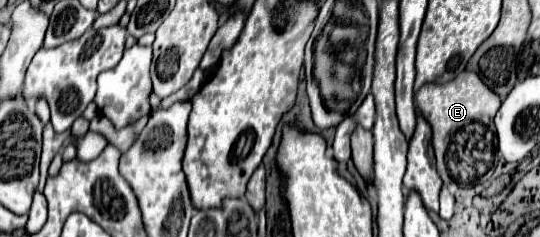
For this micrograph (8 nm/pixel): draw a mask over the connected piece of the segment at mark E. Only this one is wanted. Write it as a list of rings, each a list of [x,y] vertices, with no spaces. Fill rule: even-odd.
[[[461,72],[459,76],[455,76],[455,80],[449,80],[449,82],[445,82],[445,84],[429,82],[429,84],[425,84],[425,86],[421,86],[421,90],[419,90],[417,96],[415,96],[415,102],[417,102],[417,106],[421,108],[425,120],[427,120],[427,122],[431,124],[431,128],[433,128],[433,148],[435,148],[435,156],[437,156],[437,170],[439,170],[439,176],[441,176],[443,184],[445,184],[445,186],[457,186],[457,188],[461,188],[461,184],[467,184],[467,182],[461,182],[461,178],[455,178],[453,170],[449,170],[449,164],[447,164],[447,148],[449,148],[449,146],[485,146],[485,178],[491,178],[489,172],[493,170],[493,162],[495,162],[495,126],[493,126],[493,116],[497,114],[497,110],[499,110],[499,106],[501,106],[501,98],[499,98],[489,86],[485,86],[485,84],[481,82],[481,78],[479,78],[475,72]]]

